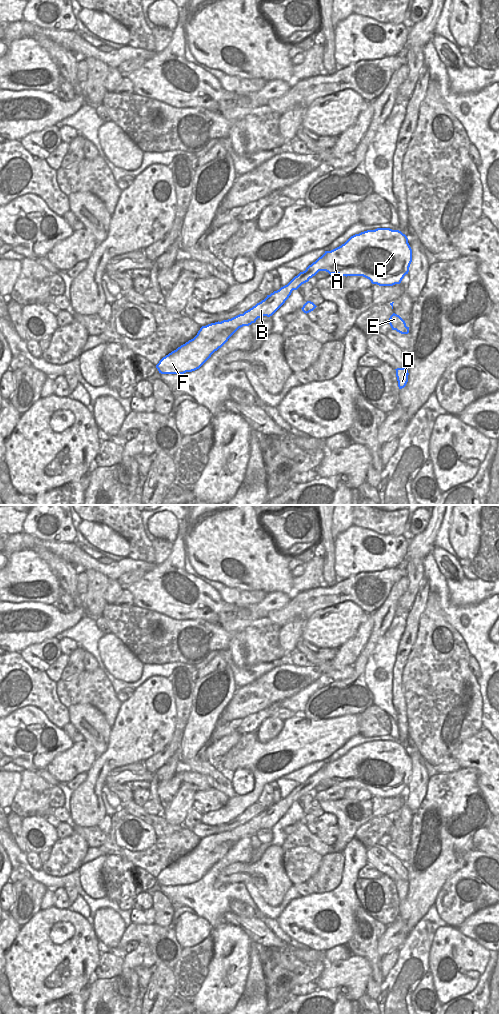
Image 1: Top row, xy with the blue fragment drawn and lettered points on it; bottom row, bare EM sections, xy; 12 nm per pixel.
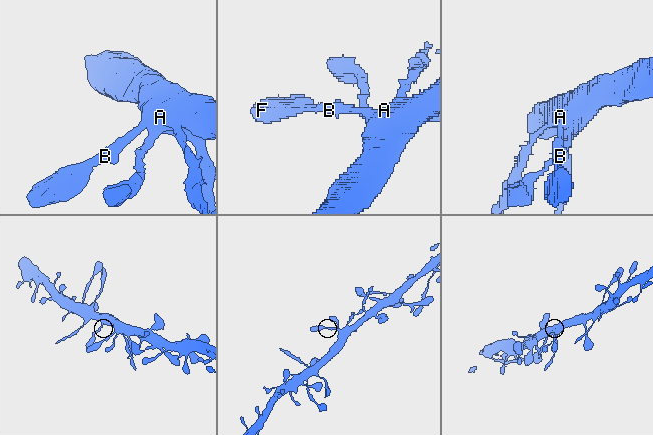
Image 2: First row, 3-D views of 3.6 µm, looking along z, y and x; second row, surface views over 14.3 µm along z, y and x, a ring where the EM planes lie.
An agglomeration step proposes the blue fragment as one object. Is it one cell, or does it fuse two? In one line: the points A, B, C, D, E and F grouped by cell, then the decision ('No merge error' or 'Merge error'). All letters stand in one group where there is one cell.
Groups: A B C D E F. No merge error

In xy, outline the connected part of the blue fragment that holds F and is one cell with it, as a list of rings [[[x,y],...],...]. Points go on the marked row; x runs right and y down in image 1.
[[[377,228],[351,236],[344,244],[325,253],[300,272],[287,285],[274,291],[255,306],[231,319],[202,326],[197,335],[178,347],[156,365],[161,374],[184,374],[199,369],[241,327],[258,318],[272,316],[293,290],[319,271],[342,276],[363,276],[372,284],[400,284],[409,272],[412,249],[399,230]]]

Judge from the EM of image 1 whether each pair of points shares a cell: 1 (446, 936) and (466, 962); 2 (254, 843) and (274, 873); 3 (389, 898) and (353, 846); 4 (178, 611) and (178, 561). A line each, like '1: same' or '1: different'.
1: same
2: different
3: different
4: same

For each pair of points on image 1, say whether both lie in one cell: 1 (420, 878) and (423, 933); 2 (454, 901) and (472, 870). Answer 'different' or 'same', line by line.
1: different
2: same

